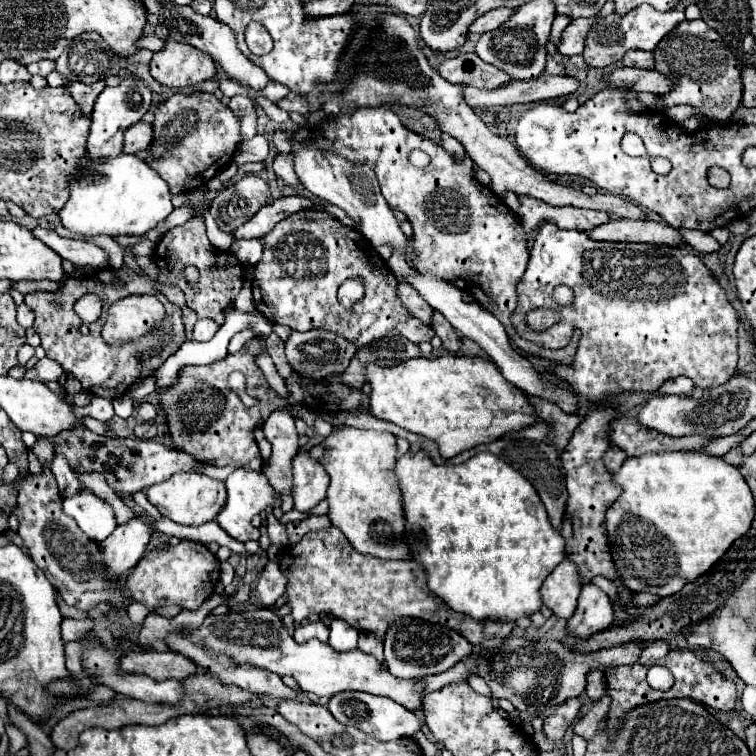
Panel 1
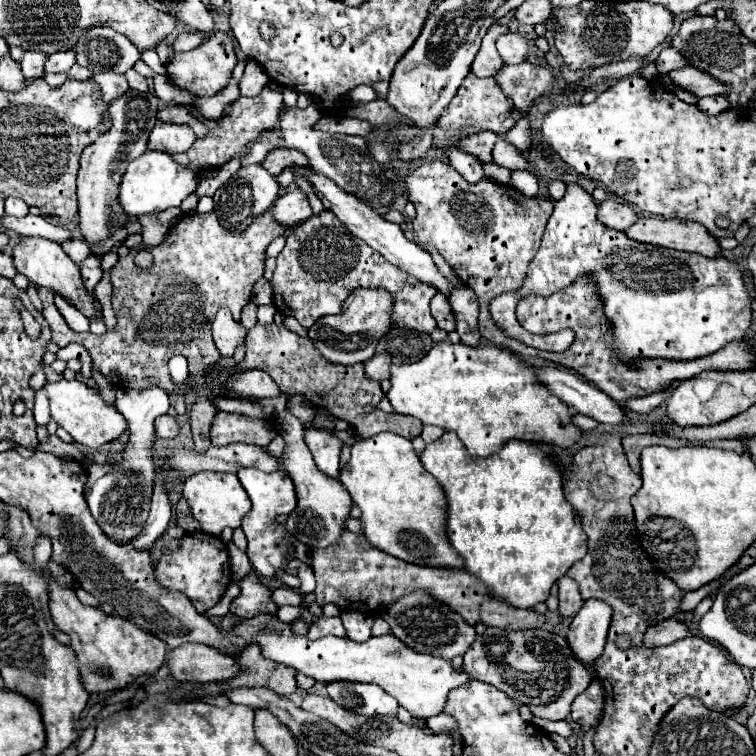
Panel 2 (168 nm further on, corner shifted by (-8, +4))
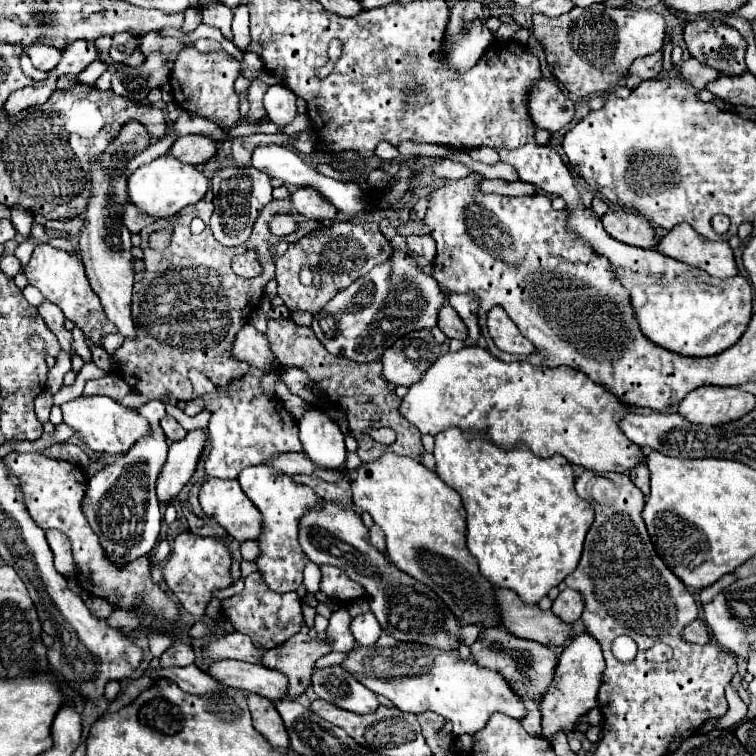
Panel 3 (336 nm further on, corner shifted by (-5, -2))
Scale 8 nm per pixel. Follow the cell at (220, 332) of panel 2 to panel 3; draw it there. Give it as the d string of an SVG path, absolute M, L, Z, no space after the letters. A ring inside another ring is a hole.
M246 324L234 338L232 342L232 350L230 356L234 360L246 362L248 366L254 368L264 368L264 370L272 370L274 358L272 352L268 350L268 340L264 338L264 334L260 334L254 326Z

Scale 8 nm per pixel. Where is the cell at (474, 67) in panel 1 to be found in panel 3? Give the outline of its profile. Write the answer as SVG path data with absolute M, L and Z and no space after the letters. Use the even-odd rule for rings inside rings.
M538 78L538 80L532 84L530 92L528 92L528 114L530 114L532 122L534 122L538 128L556 132L556 130L564 128L564 126L574 118L574 102L564 96L564 92L560 90L560 86L558 86L554 80Z

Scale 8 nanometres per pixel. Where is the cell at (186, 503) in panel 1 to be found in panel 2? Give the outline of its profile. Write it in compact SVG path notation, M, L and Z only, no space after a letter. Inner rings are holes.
M199 472L187 478L183 484L183 498L187 498L193 516L201 522L203 532L219 536L223 528L239 528L243 516L251 510L251 500L237 478L237 474L219 474L219 472Z

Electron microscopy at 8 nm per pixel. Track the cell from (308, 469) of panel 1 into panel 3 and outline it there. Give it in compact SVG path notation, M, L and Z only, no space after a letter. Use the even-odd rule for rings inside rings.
M308 410L300 420L300 442L314 464L336 470L346 460L344 436L340 428L320 410Z

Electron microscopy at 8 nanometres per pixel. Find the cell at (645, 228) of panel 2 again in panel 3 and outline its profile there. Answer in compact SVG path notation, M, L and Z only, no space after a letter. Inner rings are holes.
M678 224L668 230L668 234L658 238L656 250L660 254L668 254L668 258L680 260L688 266L696 266L718 278L738 274L728 242L712 242L696 234L696 230L688 224Z

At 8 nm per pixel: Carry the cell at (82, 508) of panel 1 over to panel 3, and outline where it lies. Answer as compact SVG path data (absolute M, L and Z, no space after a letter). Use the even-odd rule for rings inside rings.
M150 400L140 408L140 414L150 422L150 434L138 438L128 452L118 456L116 462L102 468L88 480L86 496L82 502L84 514L98 534L108 558L116 562L130 562L138 556L150 554L160 534L160 506L156 500L156 478L166 462L168 442L160 428L160 418L166 414L164 404Z

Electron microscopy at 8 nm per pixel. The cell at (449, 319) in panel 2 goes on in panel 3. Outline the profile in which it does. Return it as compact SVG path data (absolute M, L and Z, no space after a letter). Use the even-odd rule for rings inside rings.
M446 302L440 312L438 312L438 328L448 336L448 338L460 338L464 340L468 330L464 326L464 322L460 320L460 316L456 314L456 310L452 310L452 306Z

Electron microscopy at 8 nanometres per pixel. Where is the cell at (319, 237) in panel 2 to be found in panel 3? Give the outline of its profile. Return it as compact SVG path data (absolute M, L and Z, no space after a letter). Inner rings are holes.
M330 222L322 224L322 228L310 232L302 240L288 246L288 250L276 258L276 282L278 282L278 296L284 300L284 306L290 312L304 310L308 314L316 314L332 296L342 292L354 280L368 274L374 266L384 264L392 258L392 248L384 234L378 230L376 222L354 224L354 222ZM302 268L312 270L318 276L318 284L304 286L300 282Z

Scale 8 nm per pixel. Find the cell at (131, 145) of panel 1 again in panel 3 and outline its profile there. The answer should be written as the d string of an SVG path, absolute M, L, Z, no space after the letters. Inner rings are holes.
M180 136L168 154L184 164L200 164L216 154L216 144L206 136Z

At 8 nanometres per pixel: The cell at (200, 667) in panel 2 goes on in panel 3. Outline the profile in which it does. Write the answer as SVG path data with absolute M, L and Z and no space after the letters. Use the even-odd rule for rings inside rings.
M216 660L208 666L206 672L230 688L246 690L246 694L260 694L270 700L286 696L284 674L268 670L262 664L248 664L240 660Z

